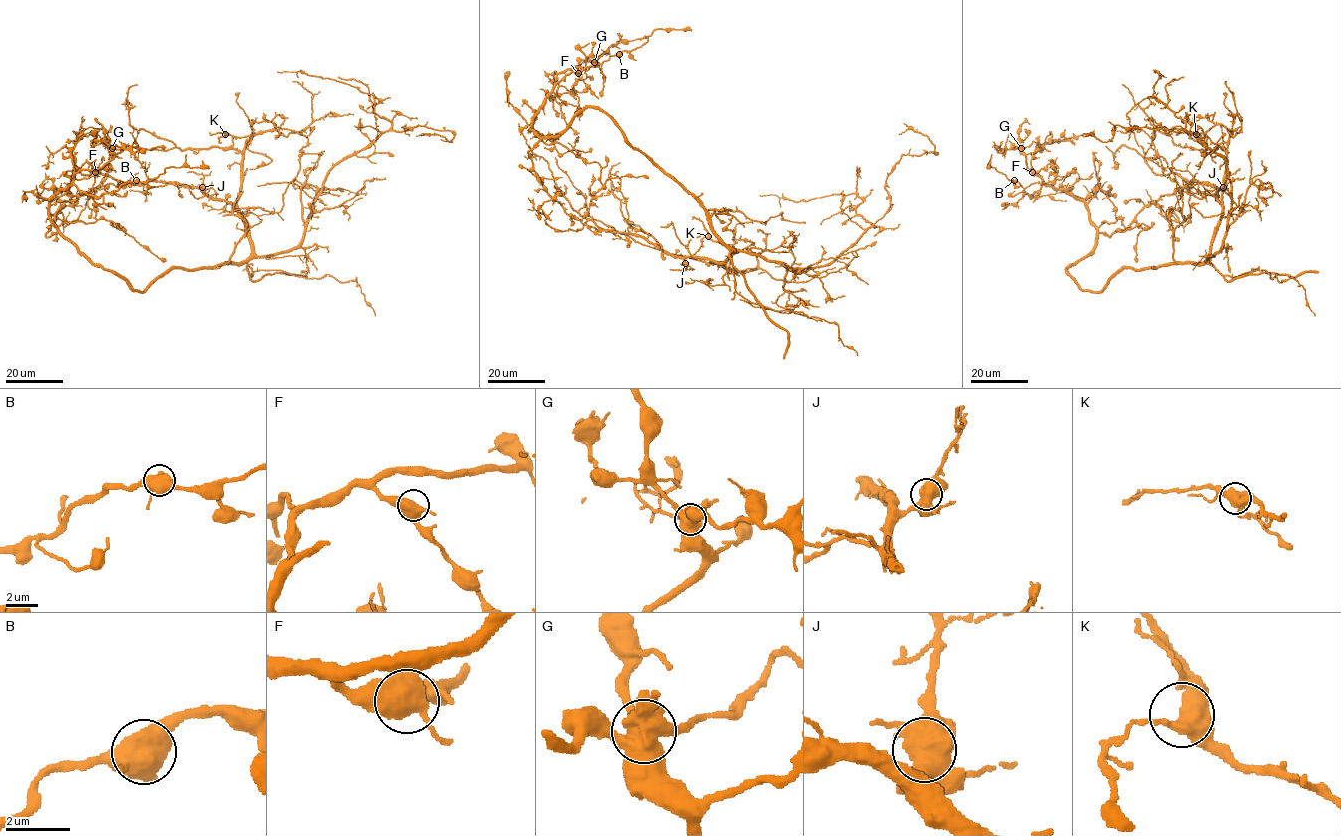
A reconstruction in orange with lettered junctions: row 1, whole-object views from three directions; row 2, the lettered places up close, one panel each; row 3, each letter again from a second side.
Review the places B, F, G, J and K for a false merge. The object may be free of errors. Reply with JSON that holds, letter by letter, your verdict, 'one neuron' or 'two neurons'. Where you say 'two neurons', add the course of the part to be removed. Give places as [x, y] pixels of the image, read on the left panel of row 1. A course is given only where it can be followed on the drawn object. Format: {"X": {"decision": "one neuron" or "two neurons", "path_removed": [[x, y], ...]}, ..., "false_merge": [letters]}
{"B": {"decision": "one neuron"}, "F": {"decision": "one neuron"}, "G": {"decision": "two neurons", "path_removed": [[112, 148], [105, 147], [103, 141], [90, 144], [96, 139], [92, 144]]}, "J": {"decision": "one neuron"}, "K": {"decision": "one neuron"}, "false_merge": ["G"]}

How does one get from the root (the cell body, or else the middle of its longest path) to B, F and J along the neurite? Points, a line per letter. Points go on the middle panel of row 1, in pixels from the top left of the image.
B: (693, 196), (596, 108), (581, 110), (556, 136), (540, 137), (532, 129), (533, 116), (557, 82), (619, 54)
F: (693, 196), (596, 108), (581, 110), (556, 136), (532, 129), (556, 76), (578, 73)
J: (693, 196), (703, 208), (712, 230), (733, 251), (721, 262), (705, 257), (687, 257), (685, 263)

